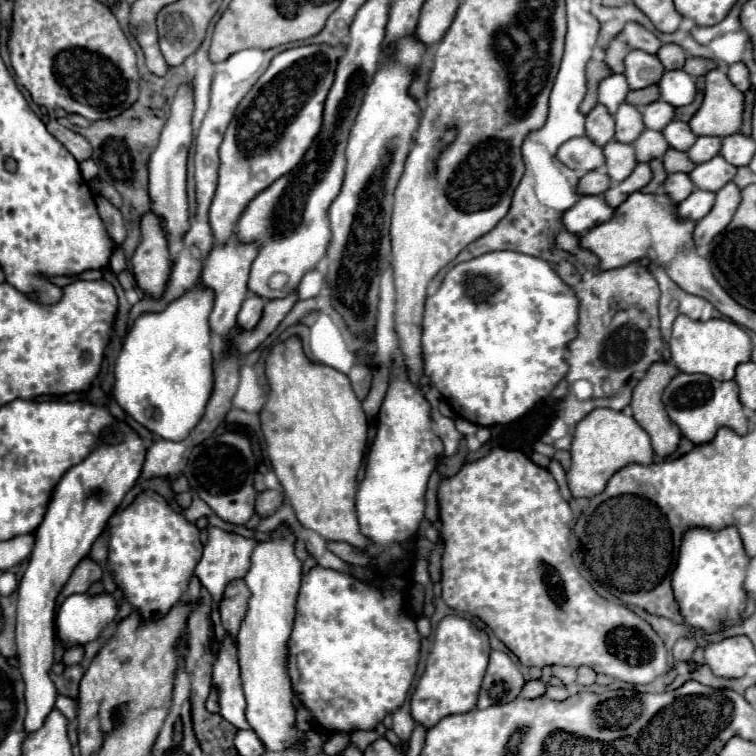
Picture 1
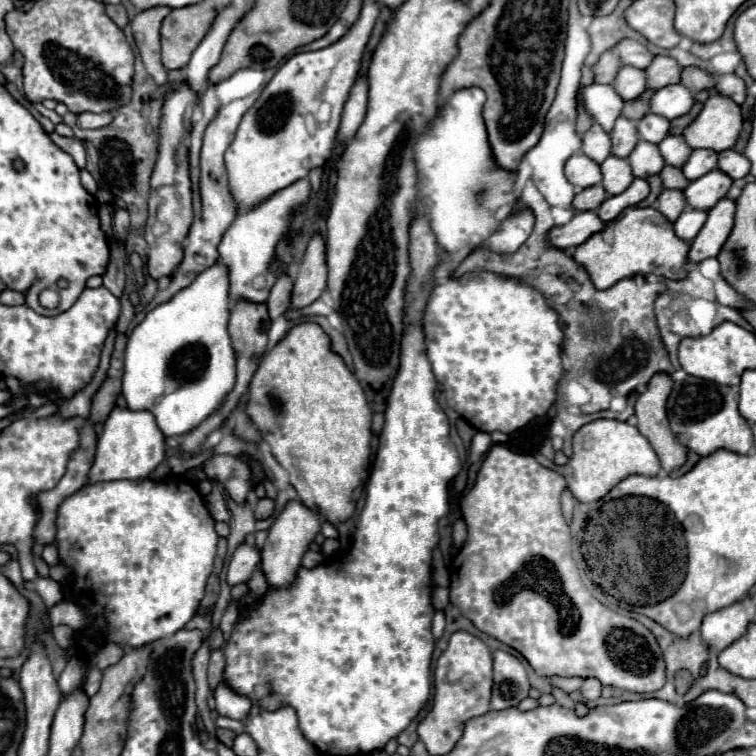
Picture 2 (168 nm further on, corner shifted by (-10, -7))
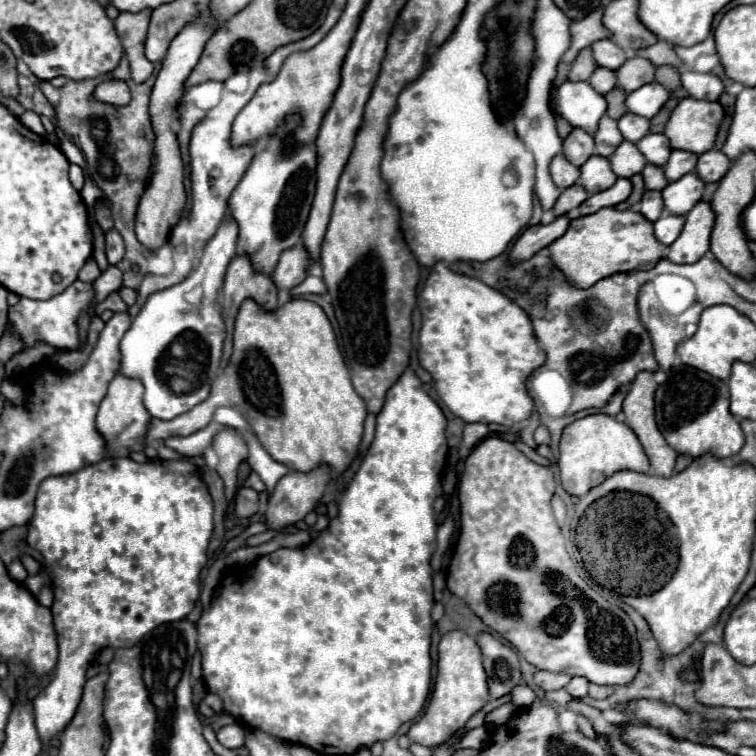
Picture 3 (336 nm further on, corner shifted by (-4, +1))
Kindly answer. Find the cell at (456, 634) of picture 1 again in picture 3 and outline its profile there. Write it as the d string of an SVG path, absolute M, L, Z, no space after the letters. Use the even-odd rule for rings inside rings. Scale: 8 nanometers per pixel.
M449 631L439 641L439 659L437 659L437 691L433 687L433 695L429 707L423 717L411 725L409 739L413 743L421 743L425 747L435 747L445 743L451 735L465 727L465 723L481 711L481 707L489 701L487 675L481 665L481 651L473 637L463 631Z

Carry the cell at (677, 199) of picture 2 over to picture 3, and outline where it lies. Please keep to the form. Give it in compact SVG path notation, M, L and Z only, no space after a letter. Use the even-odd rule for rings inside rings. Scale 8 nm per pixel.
M645 191L643 199L637 205L637 211L649 219L649 221L657 221L663 215L663 203L661 203L661 193L659 191Z

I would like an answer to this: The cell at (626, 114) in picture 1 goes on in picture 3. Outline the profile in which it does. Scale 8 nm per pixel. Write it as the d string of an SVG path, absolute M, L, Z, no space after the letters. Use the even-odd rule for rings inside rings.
M607 115L601 117L599 129L593 135L593 139L595 139L595 153L601 157L609 157L617 149L617 145L623 141L621 133L617 131L617 121L613 121Z

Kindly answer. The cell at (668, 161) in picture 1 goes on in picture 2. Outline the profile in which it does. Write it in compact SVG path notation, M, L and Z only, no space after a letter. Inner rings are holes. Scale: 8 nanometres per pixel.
M665 165L663 171L659 173L663 179L663 187L665 189L685 189L691 181L683 175L681 167L673 167L673 165Z

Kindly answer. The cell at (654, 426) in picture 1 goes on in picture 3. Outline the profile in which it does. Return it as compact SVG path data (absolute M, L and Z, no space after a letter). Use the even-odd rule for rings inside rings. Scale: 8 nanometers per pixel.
M641 371L633 385L631 385L631 391L627 393L625 401L623 401L623 415L625 415L625 423L633 429L633 433L637 435L637 439L641 441L649 461L651 461L651 473L653 475L659 475L659 477L671 477L673 473L673 467L675 467L675 459L677 459L677 453L665 443L661 431L657 431L657 423L655 423L655 403L653 403L653 395L655 395L655 389L657 389L657 383L653 381L653 373L651 371Z

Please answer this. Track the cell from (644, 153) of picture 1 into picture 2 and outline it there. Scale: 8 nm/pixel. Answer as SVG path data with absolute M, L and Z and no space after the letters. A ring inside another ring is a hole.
M647 141L637 143L635 151L631 151L629 155L629 163L631 163L633 175L643 177L643 179L659 173L665 167L665 159L659 151L659 145L647 143Z

